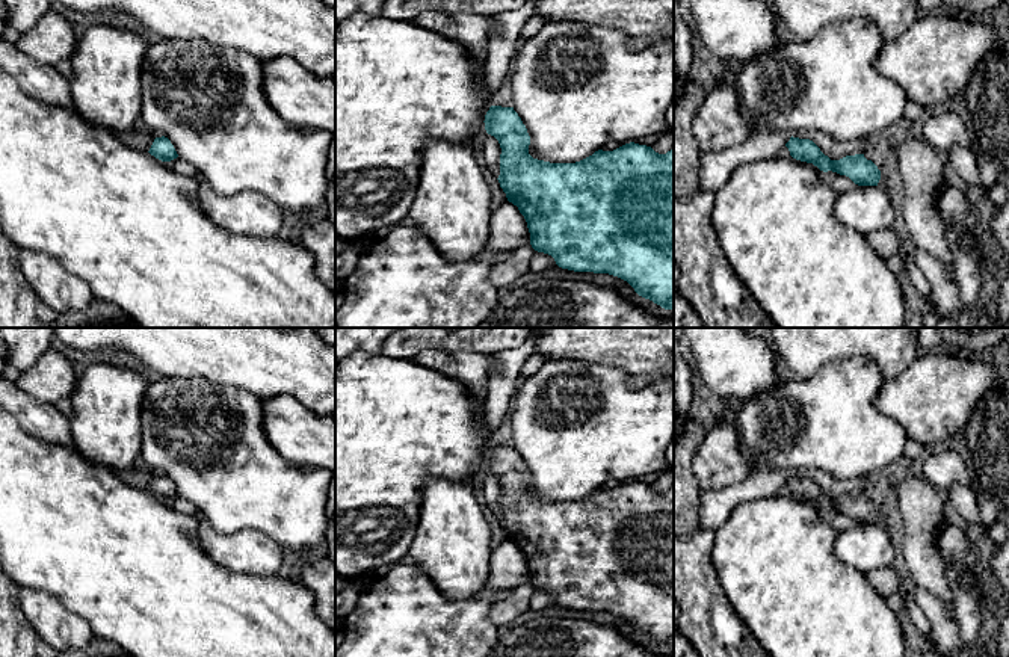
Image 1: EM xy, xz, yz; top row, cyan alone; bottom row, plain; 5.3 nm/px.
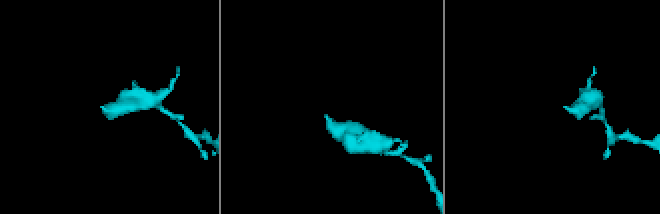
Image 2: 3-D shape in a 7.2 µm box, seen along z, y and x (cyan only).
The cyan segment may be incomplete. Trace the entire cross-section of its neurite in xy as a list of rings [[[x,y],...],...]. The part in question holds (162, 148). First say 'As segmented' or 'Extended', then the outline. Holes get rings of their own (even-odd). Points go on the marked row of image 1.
Extended. [[[128,130],[118,133],[121,142],[136,150],[142,150],[162,162],[171,162],[178,157],[174,145],[165,136],[156,137],[151,130]]]

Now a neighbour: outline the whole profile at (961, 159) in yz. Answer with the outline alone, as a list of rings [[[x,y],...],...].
[[[953,147],[944,156],[947,165],[950,165],[955,172],[962,178],[962,181],[970,187],[971,193],[988,193],[980,181],[980,172],[977,169],[974,154],[965,147]]]

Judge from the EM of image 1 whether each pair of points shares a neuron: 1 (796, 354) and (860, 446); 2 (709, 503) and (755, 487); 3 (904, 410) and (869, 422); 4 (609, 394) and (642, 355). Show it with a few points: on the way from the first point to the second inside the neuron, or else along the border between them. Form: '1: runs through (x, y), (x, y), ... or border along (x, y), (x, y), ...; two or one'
1: border along (845, 360), (828, 361), (814, 375), (801, 379); two
2: runs through (721, 503), (743, 491); one
3: border along (884, 381), (873, 405), (894, 420), (910, 438); two
4: border along (591, 364), (620, 367), (629, 375); two

